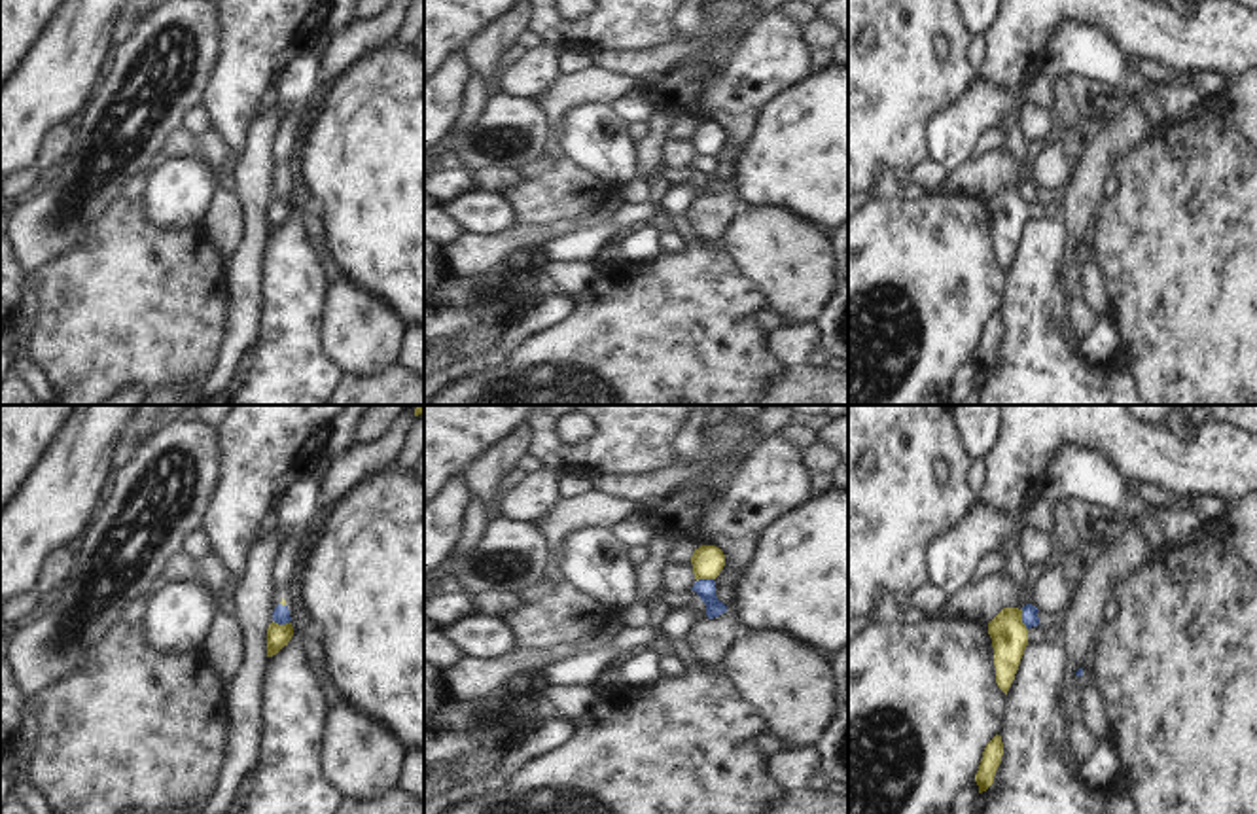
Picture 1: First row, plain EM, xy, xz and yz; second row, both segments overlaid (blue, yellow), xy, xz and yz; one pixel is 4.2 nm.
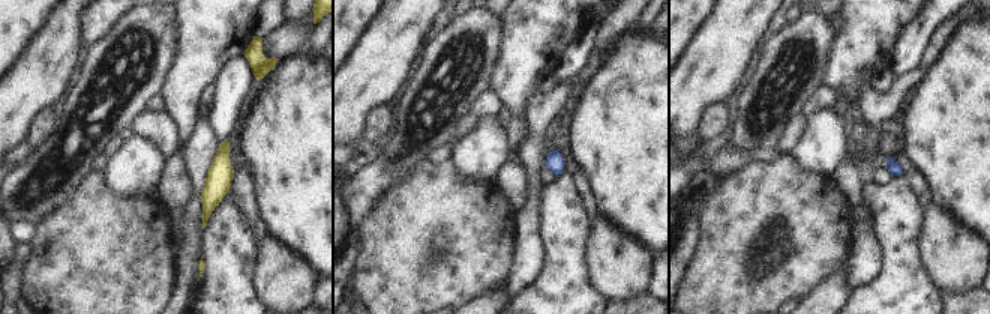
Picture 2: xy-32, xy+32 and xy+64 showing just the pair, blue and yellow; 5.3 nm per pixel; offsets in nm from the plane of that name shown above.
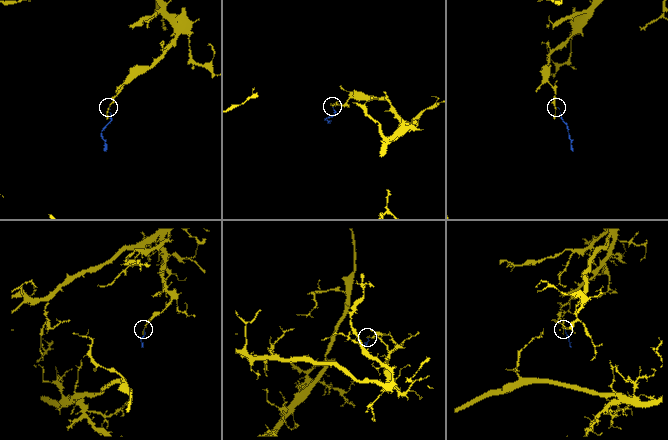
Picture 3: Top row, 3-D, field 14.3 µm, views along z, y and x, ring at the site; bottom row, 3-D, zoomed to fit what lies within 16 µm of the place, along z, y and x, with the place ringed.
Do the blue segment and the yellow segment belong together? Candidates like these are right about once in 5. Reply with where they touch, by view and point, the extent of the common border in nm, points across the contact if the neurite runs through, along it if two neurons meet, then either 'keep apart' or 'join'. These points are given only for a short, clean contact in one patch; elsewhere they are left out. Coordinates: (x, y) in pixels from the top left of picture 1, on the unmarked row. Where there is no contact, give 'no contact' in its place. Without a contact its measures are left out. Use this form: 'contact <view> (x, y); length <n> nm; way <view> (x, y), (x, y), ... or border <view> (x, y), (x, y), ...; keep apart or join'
contact yz (1023, 195); length 90 nm; border yz (1021, 186), (1021, 197), (1026, 205); keep apart

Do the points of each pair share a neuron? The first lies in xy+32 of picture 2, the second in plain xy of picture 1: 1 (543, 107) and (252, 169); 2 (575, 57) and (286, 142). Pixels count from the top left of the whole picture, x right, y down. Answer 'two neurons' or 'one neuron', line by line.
1: one neuron
2: one neuron

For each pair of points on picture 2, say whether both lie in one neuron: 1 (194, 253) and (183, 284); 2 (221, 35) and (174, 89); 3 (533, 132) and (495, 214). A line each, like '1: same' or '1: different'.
1: same
2: same
3: different

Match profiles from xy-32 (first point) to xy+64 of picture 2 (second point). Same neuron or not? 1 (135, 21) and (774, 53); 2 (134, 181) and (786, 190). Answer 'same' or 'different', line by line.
1: same
2: different

